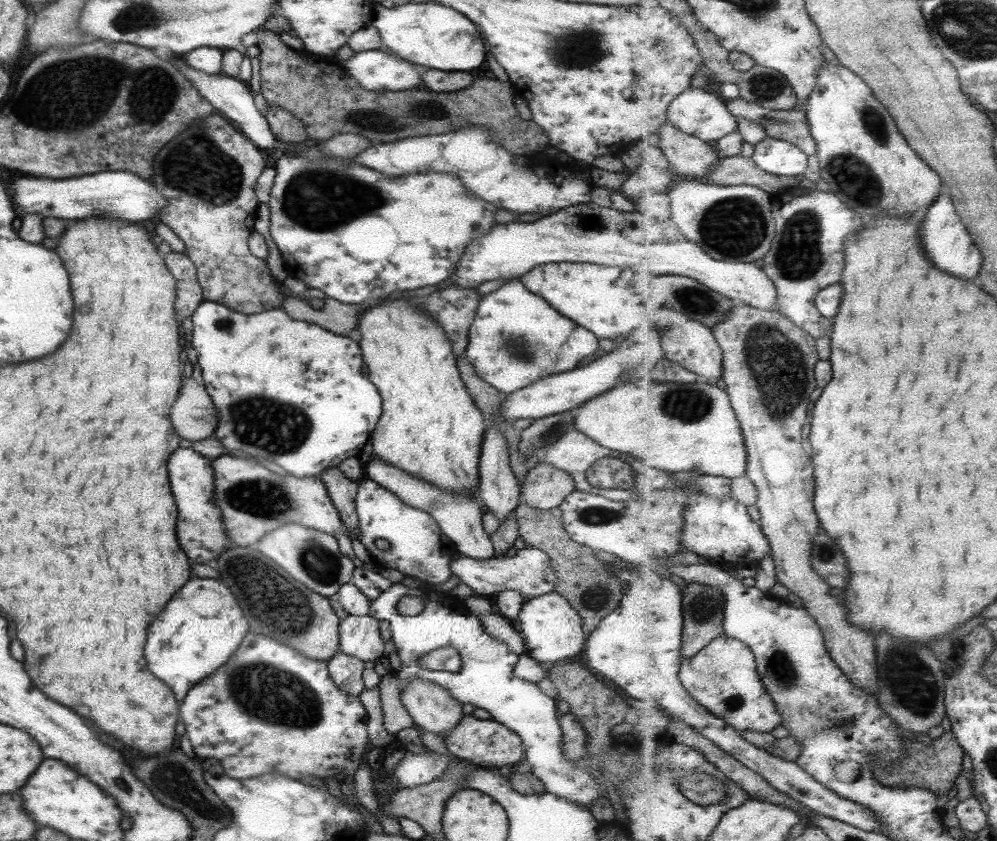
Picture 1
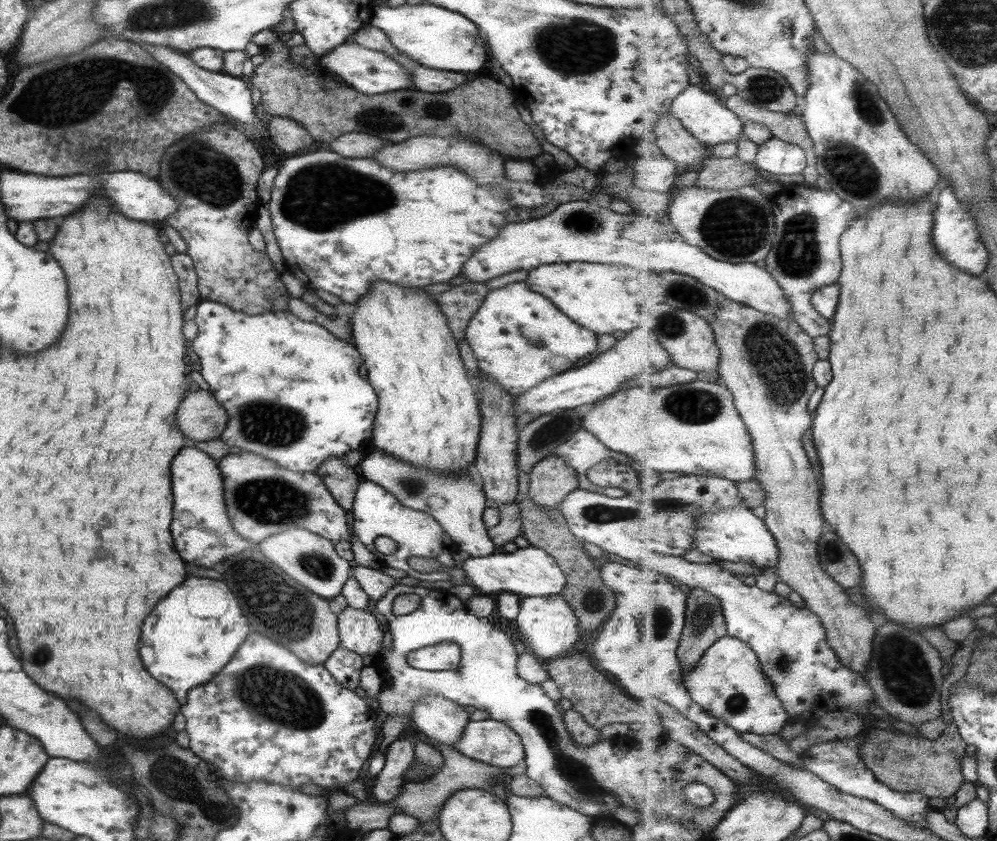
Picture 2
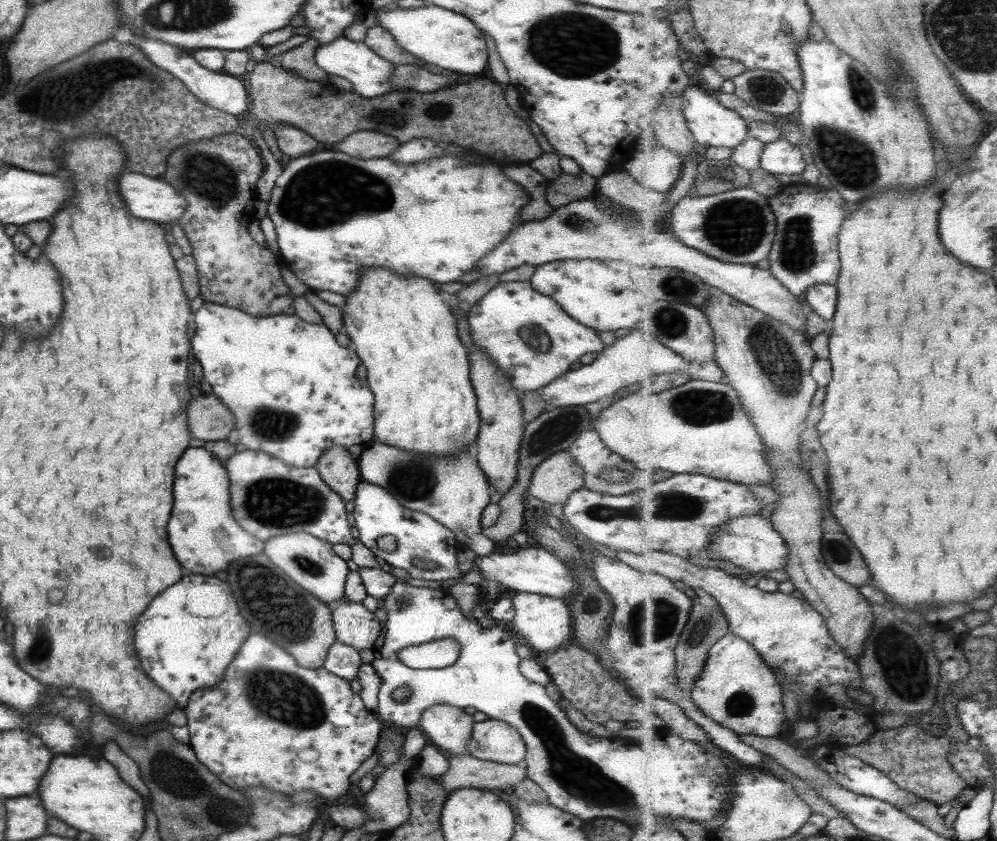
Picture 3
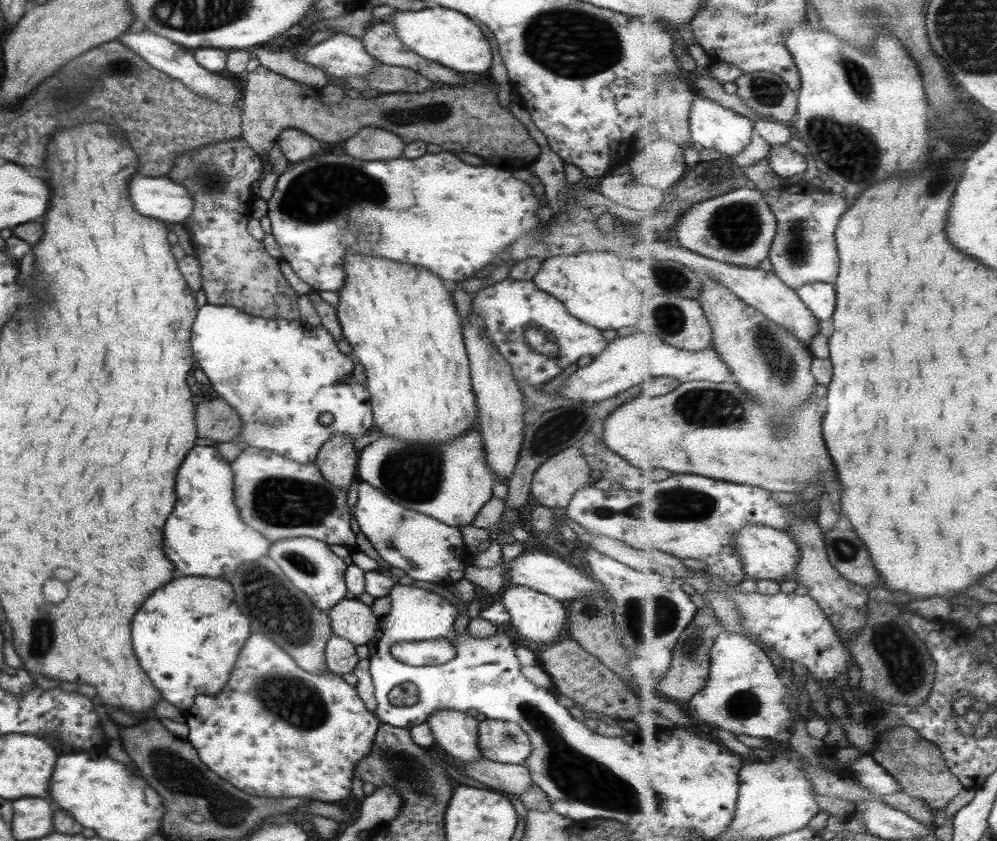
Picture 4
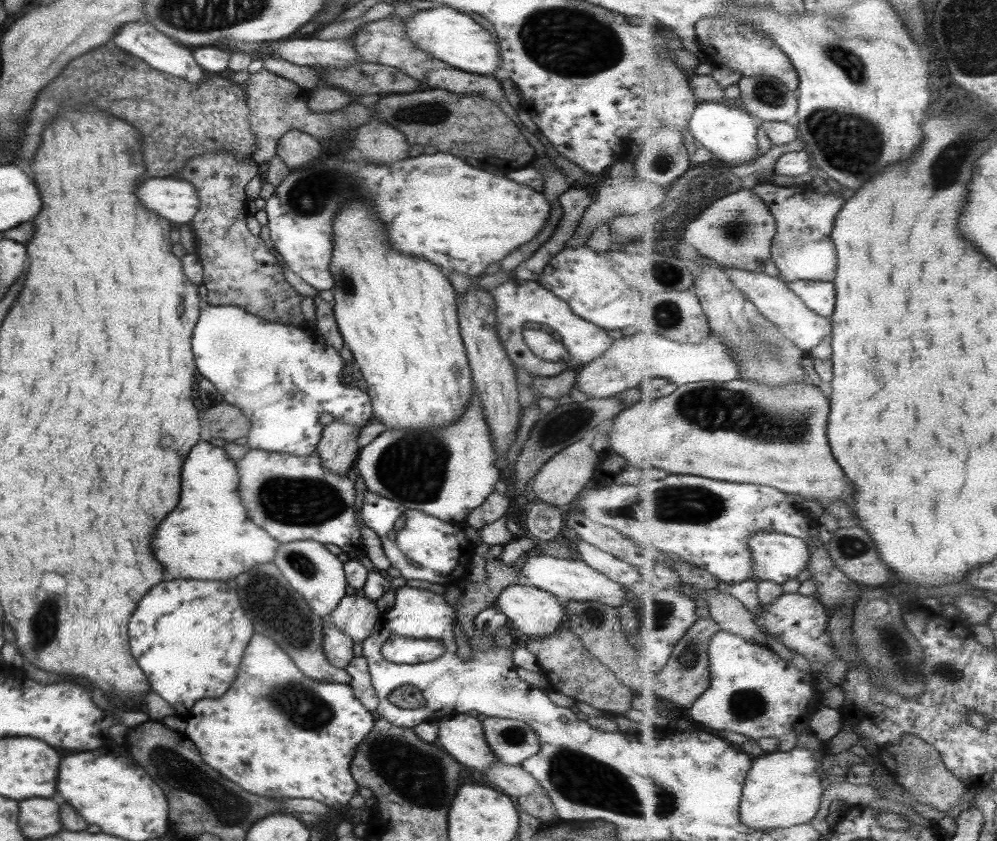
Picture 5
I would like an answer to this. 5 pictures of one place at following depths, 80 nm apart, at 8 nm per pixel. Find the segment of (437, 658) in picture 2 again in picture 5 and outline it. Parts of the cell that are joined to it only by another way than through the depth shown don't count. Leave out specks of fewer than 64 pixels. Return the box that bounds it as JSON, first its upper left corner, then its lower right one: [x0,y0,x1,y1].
[380,635,445,664]

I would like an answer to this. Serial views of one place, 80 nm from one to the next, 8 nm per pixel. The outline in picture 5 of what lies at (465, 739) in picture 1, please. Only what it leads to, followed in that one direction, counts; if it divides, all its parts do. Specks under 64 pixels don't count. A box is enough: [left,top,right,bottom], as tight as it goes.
[480,717,540,766]

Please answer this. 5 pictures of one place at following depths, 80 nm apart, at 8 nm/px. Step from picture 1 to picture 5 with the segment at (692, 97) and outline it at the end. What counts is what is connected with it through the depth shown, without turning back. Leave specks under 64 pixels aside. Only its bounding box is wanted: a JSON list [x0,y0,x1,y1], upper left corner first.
[690,101,759,165]

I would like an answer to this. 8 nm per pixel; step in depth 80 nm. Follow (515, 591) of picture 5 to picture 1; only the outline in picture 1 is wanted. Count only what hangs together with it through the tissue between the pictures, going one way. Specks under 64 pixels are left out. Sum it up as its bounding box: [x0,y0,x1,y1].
[514,591,586,668]

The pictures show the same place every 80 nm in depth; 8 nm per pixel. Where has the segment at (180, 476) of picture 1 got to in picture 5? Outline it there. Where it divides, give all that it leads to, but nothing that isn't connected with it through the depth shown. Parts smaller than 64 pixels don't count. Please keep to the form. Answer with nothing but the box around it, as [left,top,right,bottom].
[151,442,280,580]

